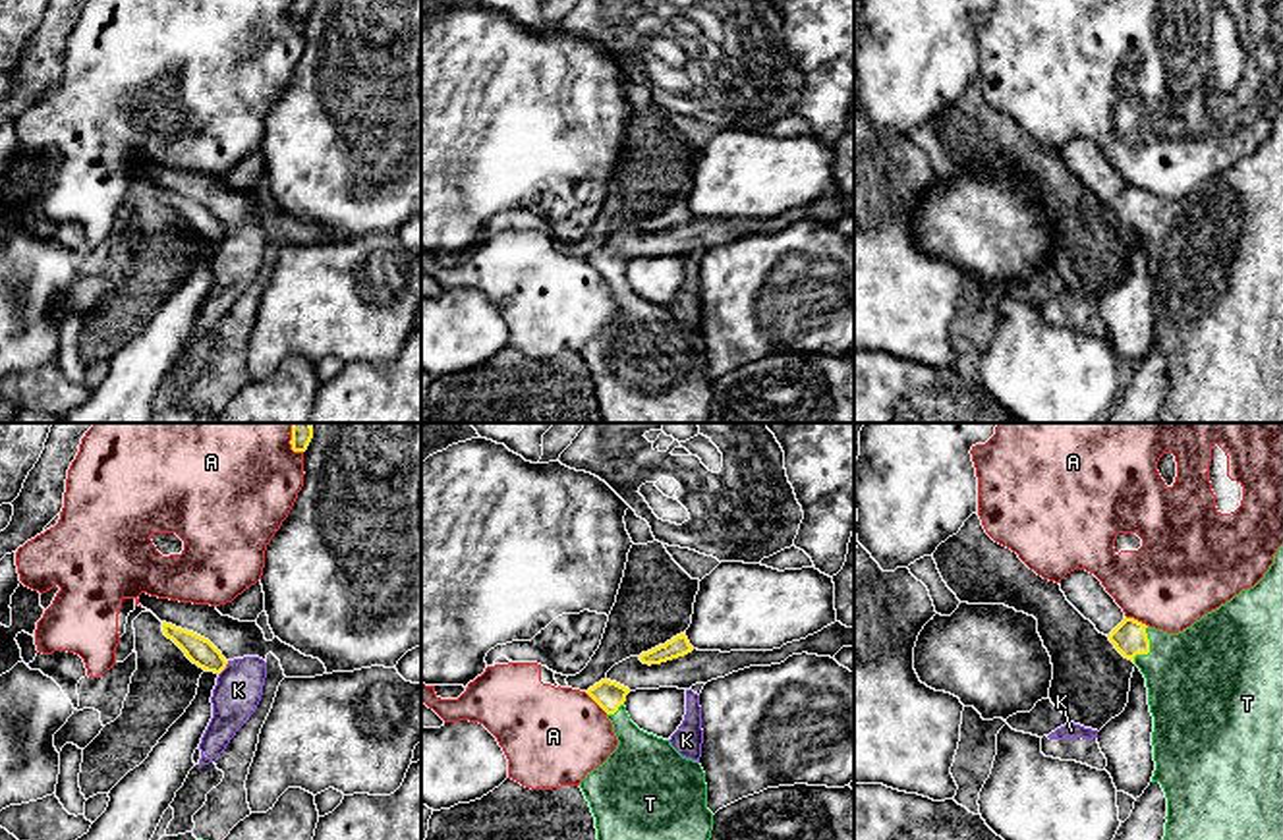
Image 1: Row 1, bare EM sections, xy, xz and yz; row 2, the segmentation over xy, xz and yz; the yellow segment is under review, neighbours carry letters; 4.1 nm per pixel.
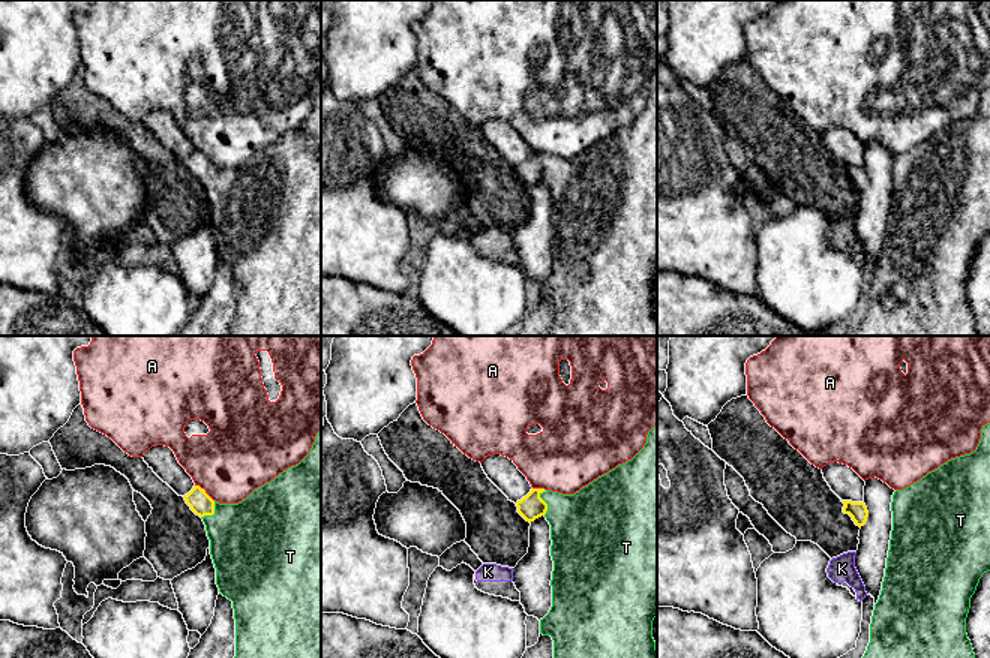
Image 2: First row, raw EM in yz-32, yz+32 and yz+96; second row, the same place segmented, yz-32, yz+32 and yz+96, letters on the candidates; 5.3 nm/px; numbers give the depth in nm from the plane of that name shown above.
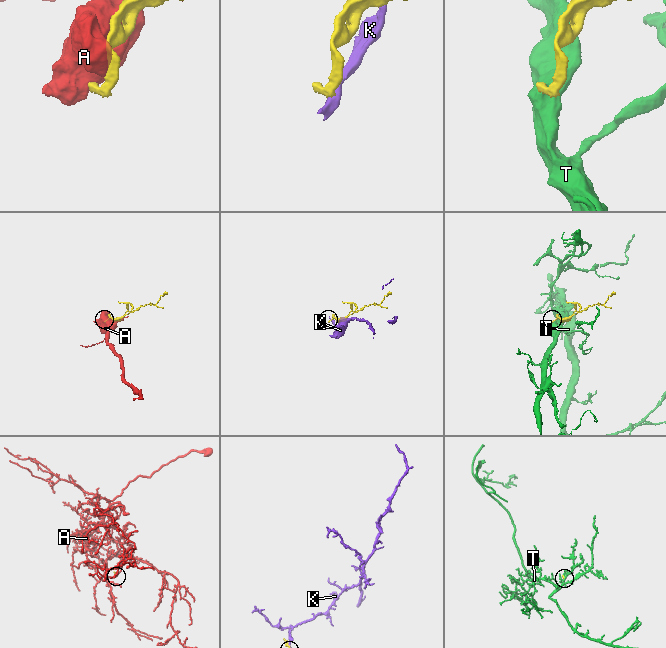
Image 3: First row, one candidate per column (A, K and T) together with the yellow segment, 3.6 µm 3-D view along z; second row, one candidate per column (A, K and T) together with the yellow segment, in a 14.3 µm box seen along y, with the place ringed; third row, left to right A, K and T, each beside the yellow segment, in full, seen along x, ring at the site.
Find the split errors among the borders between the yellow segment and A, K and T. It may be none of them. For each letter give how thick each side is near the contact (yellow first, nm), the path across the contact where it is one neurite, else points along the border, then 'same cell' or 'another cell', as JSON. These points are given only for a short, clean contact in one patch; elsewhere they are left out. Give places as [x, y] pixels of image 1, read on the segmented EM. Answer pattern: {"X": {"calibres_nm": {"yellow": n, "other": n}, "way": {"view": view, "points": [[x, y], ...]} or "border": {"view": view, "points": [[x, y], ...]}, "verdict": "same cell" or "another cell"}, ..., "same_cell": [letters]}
{"A": {"calibres_nm": {"yellow": 120, "other": 420}, "verdict": "another cell"}, "K": {"calibres_nm": {"yellow": 110, "other": 200}, "verdict": "another cell"}, "T": {"calibres_nm": {"yellow": 140, "other": 440}, "way": {"view": "yz", "points": [[1129, 638], [1148, 647], [1198, 680]]}, "verdict": "same cell"}, "same_cell": ["T"]}

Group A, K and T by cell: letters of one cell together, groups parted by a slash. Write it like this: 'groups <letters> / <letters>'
groups A / K / T

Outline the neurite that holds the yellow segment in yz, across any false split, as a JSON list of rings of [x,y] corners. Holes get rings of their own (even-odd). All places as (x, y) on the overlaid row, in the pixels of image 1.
[[[1283,545],[1273,554],[1269,570],[1254,587],[1242,589],[1190,628],[1167,633],[1125,616],[1107,637],[1146,678],[1148,705],[1154,716],[1152,745],[1155,770],[1152,782],[1159,782],[1167,798],[1163,840],[1283,840]]]

